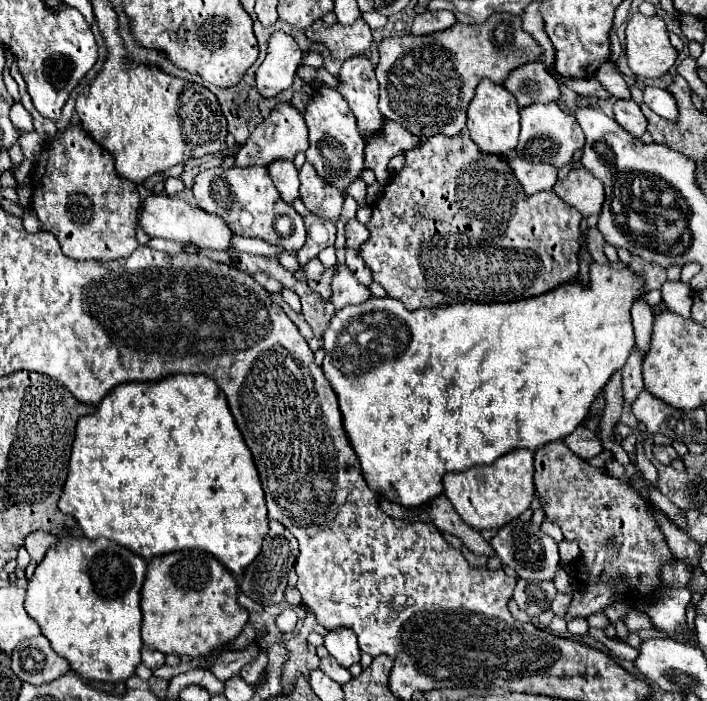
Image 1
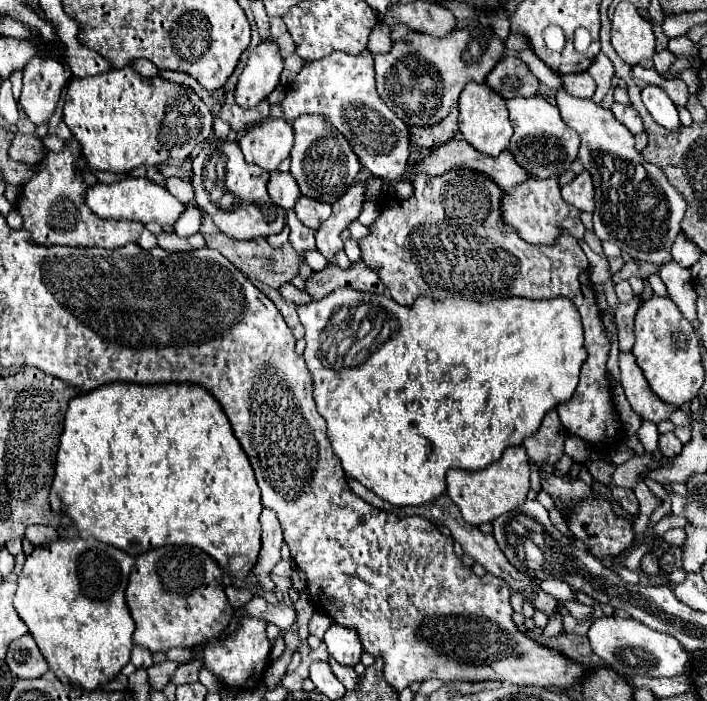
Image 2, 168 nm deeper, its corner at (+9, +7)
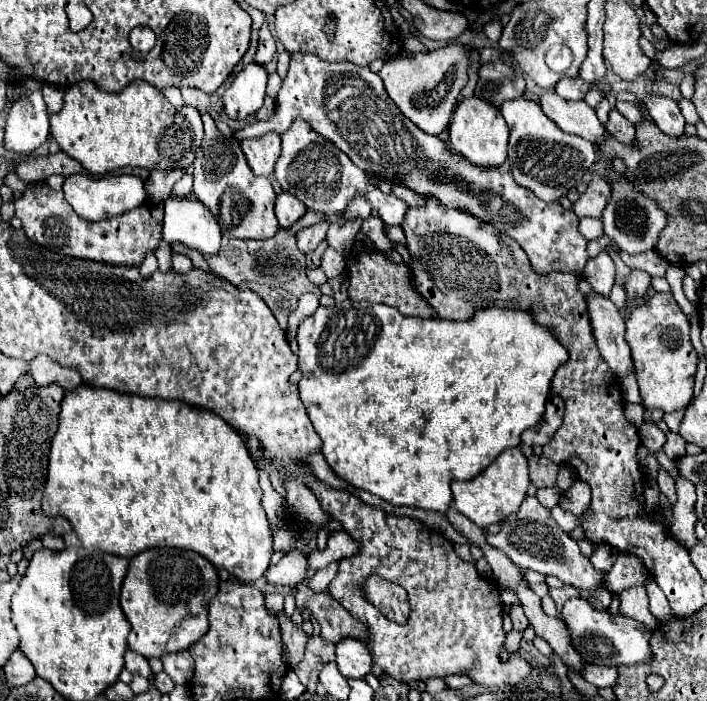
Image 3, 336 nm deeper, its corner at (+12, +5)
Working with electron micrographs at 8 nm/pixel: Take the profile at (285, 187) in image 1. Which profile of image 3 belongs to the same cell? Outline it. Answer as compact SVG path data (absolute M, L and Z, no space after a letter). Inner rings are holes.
M280 193L276 197L276 217L282 229L290 229L296 221L300 221L306 213L306 207L302 201L298 201L294 195L290 193Z

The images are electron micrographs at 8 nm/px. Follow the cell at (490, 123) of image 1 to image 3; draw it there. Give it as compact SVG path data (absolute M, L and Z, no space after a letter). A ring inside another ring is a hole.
M478 97L462 99L452 115L452 123L448 129L450 145L462 153L472 165L478 165L482 169L500 167L506 161L506 147L508 147L508 125L504 119L500 119L500 111L496 107L490 107L490 103L484 103Z

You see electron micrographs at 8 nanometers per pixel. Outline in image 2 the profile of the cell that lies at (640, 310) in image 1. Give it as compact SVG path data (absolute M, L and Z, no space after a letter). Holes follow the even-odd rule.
M617 281L615 293L617 293L617 299L621 303L627 303L627 301L631 301L635 297L635 293L633 293L633 289L631 289L631 285L627 281Z

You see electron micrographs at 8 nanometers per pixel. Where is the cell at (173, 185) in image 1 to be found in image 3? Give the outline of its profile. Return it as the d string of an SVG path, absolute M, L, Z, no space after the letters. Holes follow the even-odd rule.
M188 171L182 179L178 179L172 187L172 195L178 195L178 197L188 197L192 195L192 173Z

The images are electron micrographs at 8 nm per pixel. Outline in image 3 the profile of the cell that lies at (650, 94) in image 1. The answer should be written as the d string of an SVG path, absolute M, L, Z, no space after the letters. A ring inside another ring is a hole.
M648 95L644 97L644 103L648 105L650 115L654 117L654 123L670 137L682 137L684 135L684 117L680 113L680 107L670 97L660 95Z

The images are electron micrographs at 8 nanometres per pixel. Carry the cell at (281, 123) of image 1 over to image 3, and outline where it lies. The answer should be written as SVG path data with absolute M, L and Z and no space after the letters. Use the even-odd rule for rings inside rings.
M266 133L256 139L246 139L240 145L242 145L242 151L244 151L254 175L270 177L274 163L280 157L280 135Z

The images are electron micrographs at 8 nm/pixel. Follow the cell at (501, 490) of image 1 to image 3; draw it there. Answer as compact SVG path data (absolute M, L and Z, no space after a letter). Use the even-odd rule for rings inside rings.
M512 447L502 451L490 467L486 467L478 477L470 481L454 481L452 483L452 495L454 495L454 507L462 515L466 515L472 523L486 529L492 523L498 523L506 519L508 515L516 513L520 509L520 503L526 497L526 487L530 485L528 477L528 463L520 447Z

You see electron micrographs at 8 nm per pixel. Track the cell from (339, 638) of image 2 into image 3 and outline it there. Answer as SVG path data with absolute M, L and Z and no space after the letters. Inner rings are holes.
M342 639L336 645L336 665L348 679L366 679L374 663L372 655L368 655L368 647L362 641Z

